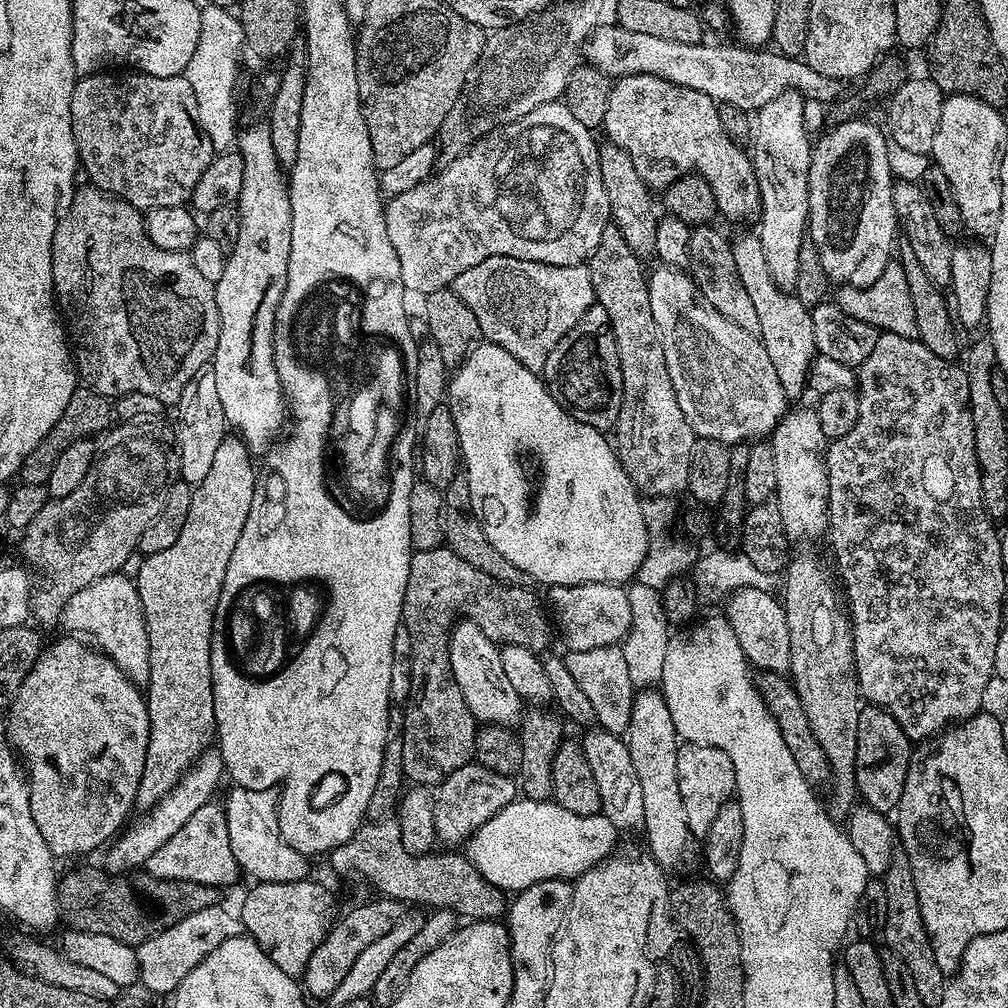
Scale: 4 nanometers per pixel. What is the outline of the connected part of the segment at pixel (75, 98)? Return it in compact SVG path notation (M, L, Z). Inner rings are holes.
M105 70L95 74L84 74L79 77L70 94L70 122L74 130L74 142L76 143L76 154L79 167L89 176L91 183L102 192L107 192L114 196L119 196L128 204L132 204L138 209L147 210L149 208L161 208L162 206L185 207L191 201L194 194L194 186L198 186L198 178L210 166L214 159L212 143L210 138L200 129L200 119L198 118L198 101L194 98L194 89L184 75L178 76L148 76L144 72L128 70L123 73L125 76L112 76L111 71Z

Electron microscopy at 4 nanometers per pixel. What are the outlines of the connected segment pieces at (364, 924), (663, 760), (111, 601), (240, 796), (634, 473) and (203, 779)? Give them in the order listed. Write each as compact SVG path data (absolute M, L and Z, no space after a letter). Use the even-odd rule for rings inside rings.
M375 898L352 908L348 913L341 915L333 924L332 929L326 934L324 941L310 954L310 962L306 966L302 977L302 988L309 997L317 996L318 999L327 1001L342 986L350 966L354 966L358 954L370 946L370 942L378 942L382 934L394 930L398 922L406 915L406 908L401 901L389 900L387 898ZM312 995L312 996L311 996Z
M641 689L633 695L626 743L642 787L642 832L646 834L649 855L667 873L689 875L701 863L702 846L683 813L682 796L678 792L677 750L680 744L669 707L659 689Z
M121 572L100 578L70 598L64 607L61 623L69 633L94 638L99 651L110 657L133 684L147 685L150 674L150 638L146 634L146 618L138 598L135 579Z
M239 786L229 787L228 797L222 800L226 814L226 830L230 830L230 846L234 850L234 858L238 858L238 866L243 875L253 876L253 881L261 884L274 882L298 882L309 875L309 857L294 850L282 838L280 827L271 819L268 820L252 805L253 793Z
M611 222L602 230L596 251L586 263L596 291L595 303L606 310L622 366L622 410L614 425L616 457L637 492L648 498L675 497L675 492L683 493L688 487L690 458L698 437L686 422L682 406L678 406L678 394L674 394L674 382L670 382L670 370L666 370L662 338L650 310L646 268Z
M209 747L208 751L203 752L197 758L195 764L184 773L183 778L153 808L147 809L141 815L144 816L141 820L134 821L135 819L133 819L127 825L126 831L123 834L117 835L111 841L110 847L103 853L103 855L105 854L104 864L102 863L103 871L109 874L127 874L143 869L147 860L169 838L174 838L174 834L178 834L178 830L182 830L183 824L199 808L213 803L215 796L212 795L215 794L216 787L220 784L220 779L225 779L225 776L224 759L222 758L219 747Z

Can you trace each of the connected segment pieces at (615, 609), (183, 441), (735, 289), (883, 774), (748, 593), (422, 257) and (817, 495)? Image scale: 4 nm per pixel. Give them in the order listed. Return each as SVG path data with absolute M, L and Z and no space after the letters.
M579 584L573 588L552 586L547 592L553 606L561 607L554 620L558 625L559 635L560 632L564 635L565 649L577 652L598 646L619 645L630 630L630 602L627 591L621 585Z
M211 366L204 368L197 376L190 378L176 405L178 428L174 430L174 435L179 454L179 479L193 486L200 484L202 478L206 478L206 473L214 463L214 453L228 434L225 410L222 408L222 402L219 401L215 379Z
M696 226L691 229L688 244L688 263L690 275L696 281L696 287L700 289L706 302L722 314L722 318L730 318L734 326L742 326L751 336L759 336L758 314L746 294L746 286L742 286L742 278L738 278L738 266L734 266L734 254L729 237L724 237L716 229L716 226Z
M865 703L858 714L858 754L856 755L856 790L867 807L885 814L895 813L906 786L906 774L912 757L913 741L878 706Z
M746 587L729 596L724 615L737 635L738 644L749 663L759 671L788 673L790 664L790 630L783 603L771 591Z
M563 102L543 104L538 106L538 110L530 110L530 114L510 122L505 128L498 128L488 136L482 137L477 144L470 145L462 155L447 161L443 165L445 168L442 172L437 171L431 178L424 180L418 186L414 186L414 190L406 190L406 194L391 197L384 205L386 234L390 238L390 246L394 246L394 254L398 254L398 266L402 270L402 282L405 289L409 293L420 292L419 294L442 290L452 285L454 278L458 278L458 274L462 274L462 270L470 270L470 266L478 266L478 262L486 262L486 258L494 258L495 256L509 256L530 262L542 262L542 256L544 256L542 246L520 244L520 178L534 178L534 172L538 168L538 164L534 162L534 152L536 152L536 148L544 150L544 142L578 142L580 144L582 140L588 140L594 135L586 134L586 129L586 126L582 126L582 122L578 122L578 118L574 118L574 114L570 114L570 110Z
M815 407L795 408L785 412L770 437L778 470L774 499L781 511L784 533L792 542L821 539L828 526L828 462L822 426Z

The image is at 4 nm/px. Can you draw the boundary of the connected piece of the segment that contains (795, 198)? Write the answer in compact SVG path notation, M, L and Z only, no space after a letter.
M790 91L786 94L778 94L774 102L766 102L766 106L762 106L755 113L754 131L750 139L750 148L751 146L753 148L750 152L752 165L760 187L758 235L762 242L762 255L766 257L766 266L769 267L774 282L778 282L778 286L785 290L795 289L800 265L800 251L806 242L808 231L808 175L814 144L802 122L804 101L804 97L799 92Z

